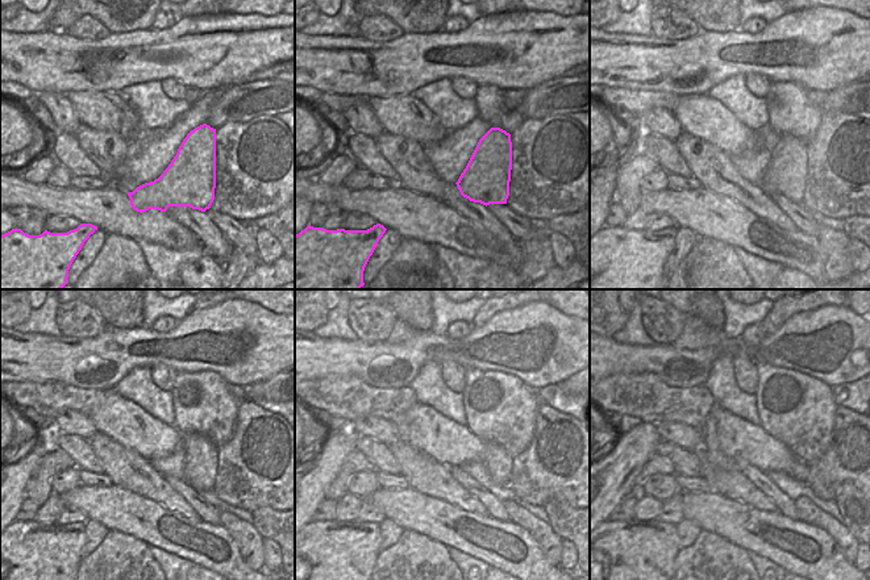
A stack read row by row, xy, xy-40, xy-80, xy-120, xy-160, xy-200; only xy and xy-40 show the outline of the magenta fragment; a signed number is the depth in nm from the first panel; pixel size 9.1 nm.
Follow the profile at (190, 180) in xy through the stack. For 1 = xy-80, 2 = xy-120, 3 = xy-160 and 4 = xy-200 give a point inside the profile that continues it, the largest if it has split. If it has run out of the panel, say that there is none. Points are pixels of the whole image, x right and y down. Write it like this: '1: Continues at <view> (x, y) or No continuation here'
1: Continues at xy-80 (786, 174)
2: Continues at xy-120 (200, 454)
3: Continues at xy-160 (498, 460)
4: Continues at xy-200 (800, 471)

